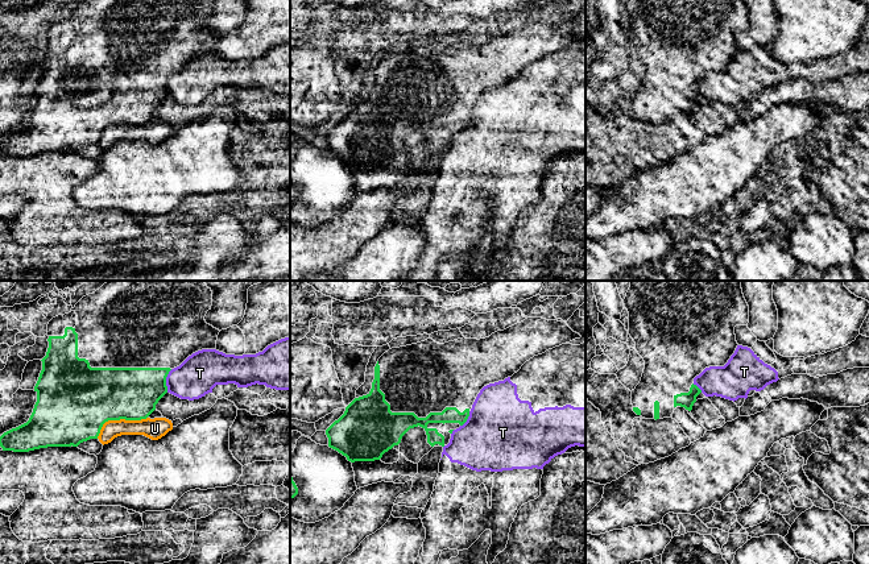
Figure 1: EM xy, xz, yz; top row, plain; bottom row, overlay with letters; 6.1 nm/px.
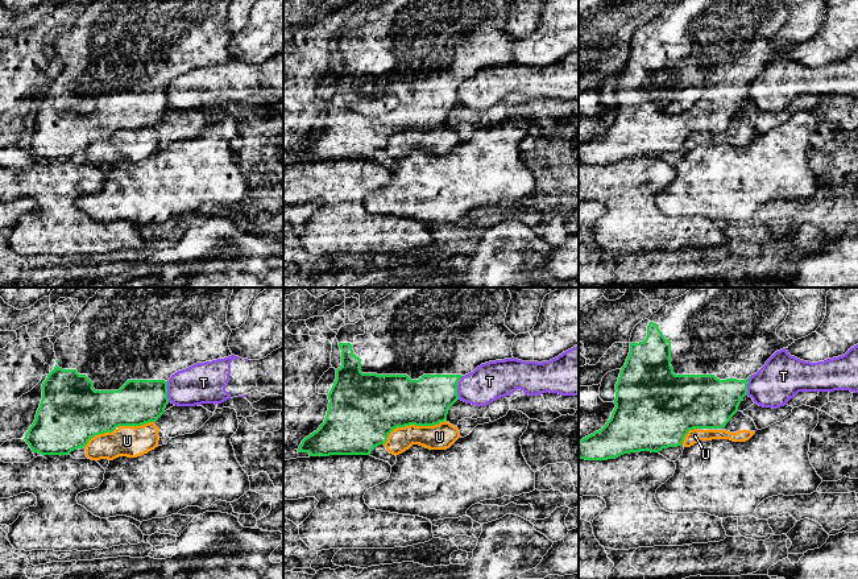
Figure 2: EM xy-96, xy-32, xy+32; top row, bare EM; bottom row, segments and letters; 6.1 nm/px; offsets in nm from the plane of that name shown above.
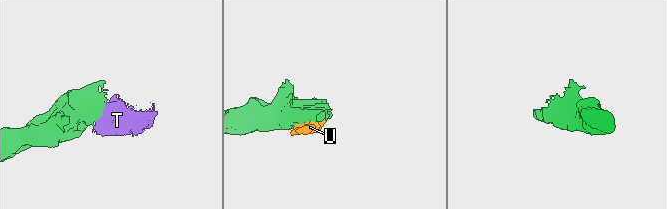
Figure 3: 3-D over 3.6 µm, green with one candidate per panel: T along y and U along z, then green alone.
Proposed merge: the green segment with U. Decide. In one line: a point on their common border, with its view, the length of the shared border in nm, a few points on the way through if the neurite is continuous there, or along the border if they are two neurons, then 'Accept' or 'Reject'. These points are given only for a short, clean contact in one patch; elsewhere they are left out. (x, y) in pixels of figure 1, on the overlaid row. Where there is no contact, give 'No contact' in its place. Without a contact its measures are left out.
Touches green at xy (118, 419). Shared border 340 nm. Reject

